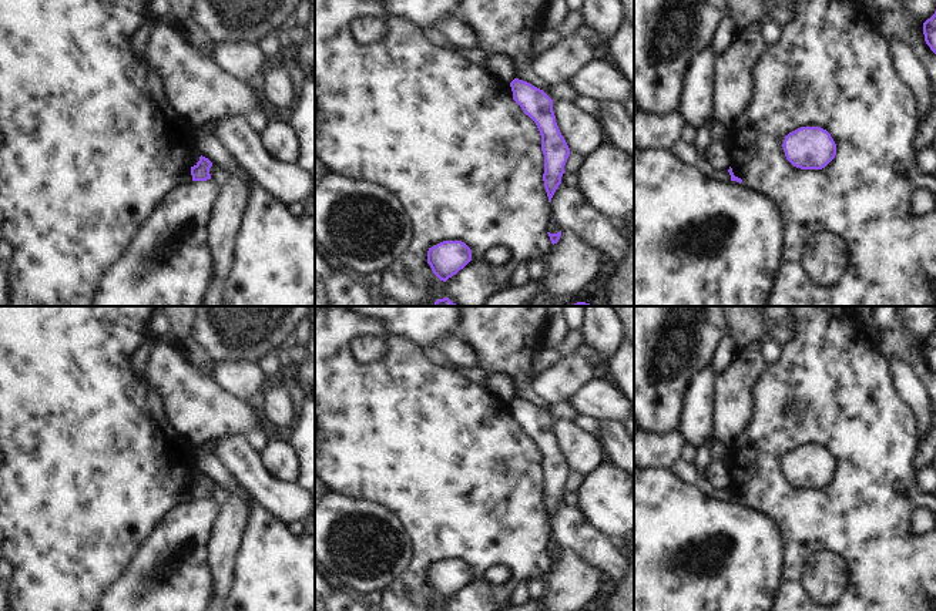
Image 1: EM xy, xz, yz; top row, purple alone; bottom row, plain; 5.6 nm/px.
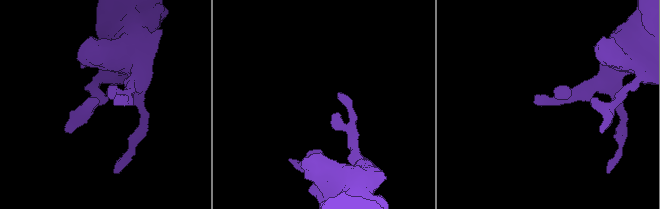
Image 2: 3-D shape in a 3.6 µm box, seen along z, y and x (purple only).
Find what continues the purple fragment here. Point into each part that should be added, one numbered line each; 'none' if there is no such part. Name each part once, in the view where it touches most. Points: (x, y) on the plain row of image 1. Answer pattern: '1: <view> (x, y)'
none

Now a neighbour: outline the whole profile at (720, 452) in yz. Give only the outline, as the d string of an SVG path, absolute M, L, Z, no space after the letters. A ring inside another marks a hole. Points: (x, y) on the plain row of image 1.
M714 440L709 449L711 461L725 461L729 457L729 447L721 440Z

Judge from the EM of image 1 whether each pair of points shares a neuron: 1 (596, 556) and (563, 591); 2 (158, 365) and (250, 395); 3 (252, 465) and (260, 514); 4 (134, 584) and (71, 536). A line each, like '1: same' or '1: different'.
1: different
2: different
3: different
4: different

